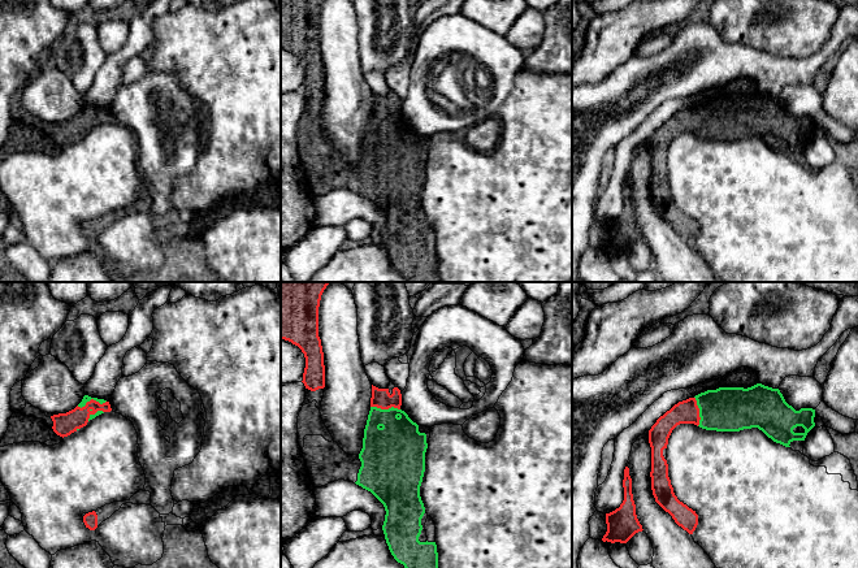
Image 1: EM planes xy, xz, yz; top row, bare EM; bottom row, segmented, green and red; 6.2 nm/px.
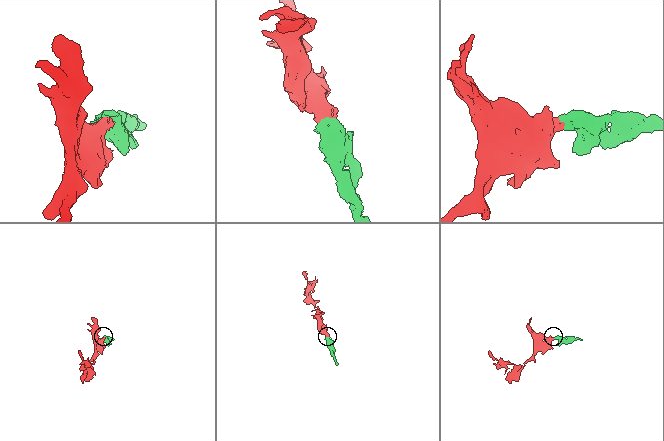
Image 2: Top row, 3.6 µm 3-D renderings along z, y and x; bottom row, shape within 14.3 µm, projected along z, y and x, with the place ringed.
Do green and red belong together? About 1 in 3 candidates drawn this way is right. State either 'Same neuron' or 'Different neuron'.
Same neuron

